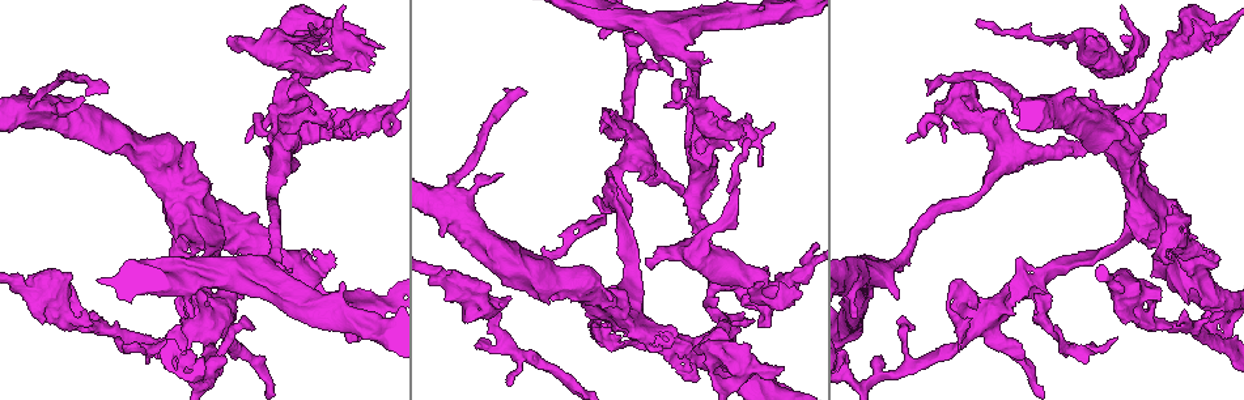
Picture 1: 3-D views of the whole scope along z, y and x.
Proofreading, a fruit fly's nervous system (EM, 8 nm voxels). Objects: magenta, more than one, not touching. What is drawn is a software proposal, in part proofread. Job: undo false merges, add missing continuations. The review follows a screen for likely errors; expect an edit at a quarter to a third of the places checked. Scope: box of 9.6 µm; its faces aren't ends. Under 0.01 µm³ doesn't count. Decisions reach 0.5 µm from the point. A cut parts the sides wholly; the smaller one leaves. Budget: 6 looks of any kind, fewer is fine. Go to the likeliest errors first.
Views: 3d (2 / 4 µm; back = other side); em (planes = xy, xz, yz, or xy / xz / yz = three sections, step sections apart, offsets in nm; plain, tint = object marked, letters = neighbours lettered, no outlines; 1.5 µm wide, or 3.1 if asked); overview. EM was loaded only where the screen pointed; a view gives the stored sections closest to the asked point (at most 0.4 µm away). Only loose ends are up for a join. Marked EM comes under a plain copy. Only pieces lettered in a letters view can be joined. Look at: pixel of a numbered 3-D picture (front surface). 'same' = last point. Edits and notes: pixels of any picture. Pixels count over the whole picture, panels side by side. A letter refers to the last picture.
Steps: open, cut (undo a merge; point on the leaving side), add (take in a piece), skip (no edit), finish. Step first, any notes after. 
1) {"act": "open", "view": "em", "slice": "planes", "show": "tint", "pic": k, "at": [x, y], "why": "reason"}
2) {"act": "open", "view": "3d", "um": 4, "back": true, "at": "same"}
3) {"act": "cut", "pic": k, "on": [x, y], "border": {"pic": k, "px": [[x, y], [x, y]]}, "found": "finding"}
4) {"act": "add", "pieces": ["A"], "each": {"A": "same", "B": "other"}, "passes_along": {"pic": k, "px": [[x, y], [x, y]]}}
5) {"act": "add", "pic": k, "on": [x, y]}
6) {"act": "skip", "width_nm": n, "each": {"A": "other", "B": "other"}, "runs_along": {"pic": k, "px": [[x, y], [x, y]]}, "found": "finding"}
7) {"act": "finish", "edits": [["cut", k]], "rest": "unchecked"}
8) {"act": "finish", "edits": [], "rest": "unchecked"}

{"act": "open", "view": "3d", "um": 2, "pic": 1, "at": [666, 104], "why": "free end"}

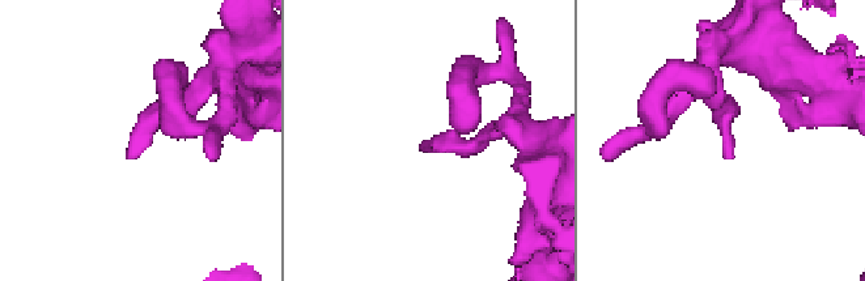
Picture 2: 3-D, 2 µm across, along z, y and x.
{"act": "open", "view": "em", "slice": "yz", "step": 8, "show": "tint", "pic": 2, "at": [132, 158]}

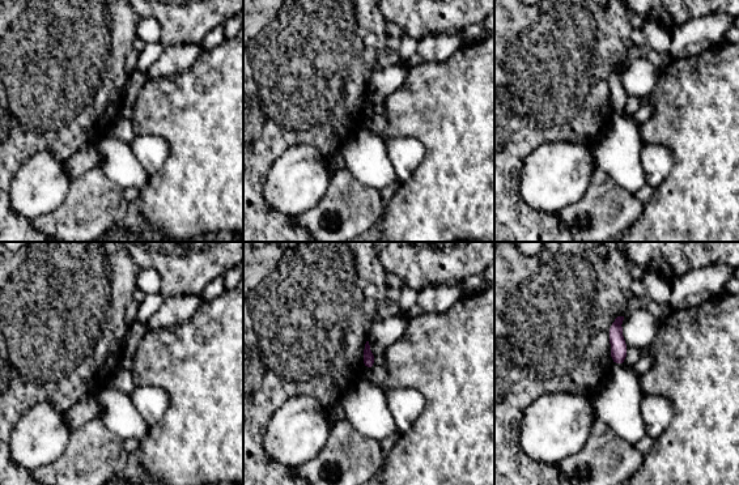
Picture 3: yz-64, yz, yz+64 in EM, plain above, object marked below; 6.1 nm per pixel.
{"act": "open", "view": "em", "slice": "planes", "show": "letters", "at": "same"}

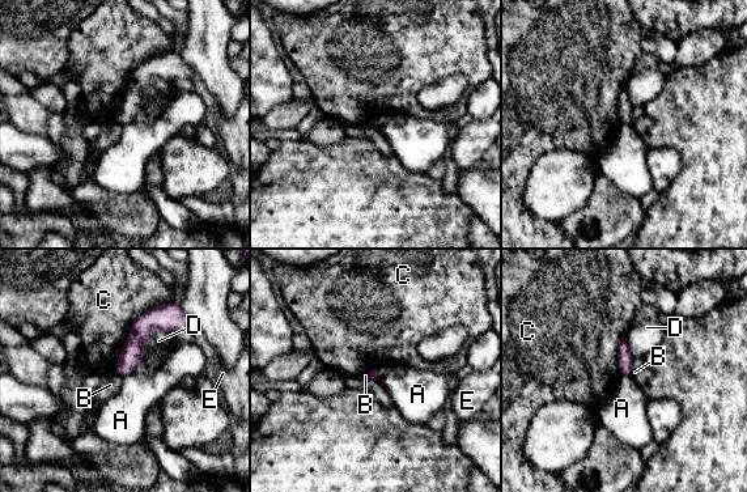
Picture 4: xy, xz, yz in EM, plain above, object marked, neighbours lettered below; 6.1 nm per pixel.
{"act": "skip", "each": {"A": "other", "B": "other", "C": "other", "D": "other", "E": "other"}, "border": {"pic": 4, "px": [[147, 355], [123, 377]]}, "found": "none of them fits"}

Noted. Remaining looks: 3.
{"act": "open", "view": "em", "slice": "planes", "show": "letters", "pic": 1, "at": [508, 382]}

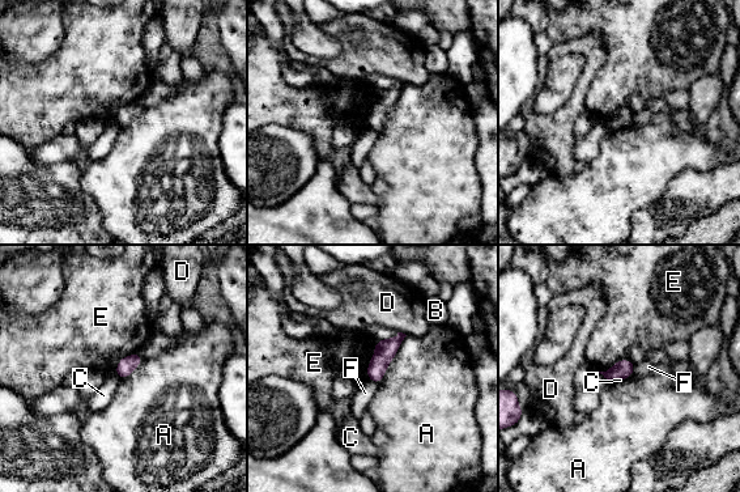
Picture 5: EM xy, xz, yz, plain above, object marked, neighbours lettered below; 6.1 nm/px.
{"act": "skip", "each": {"A": "other", "B": "other", "C": "other", "D": "other", "E": "other", "F": "other"}, "border": {"pic": 5, "px": [[405, 335], [377, 384]]}, "found": "none of them fits"}

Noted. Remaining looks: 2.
{"act": "open", "view": "em", "slice": "planes", "show": "tint", "pic": 1, "at": [949, 302], "why": "thick turns thin"}

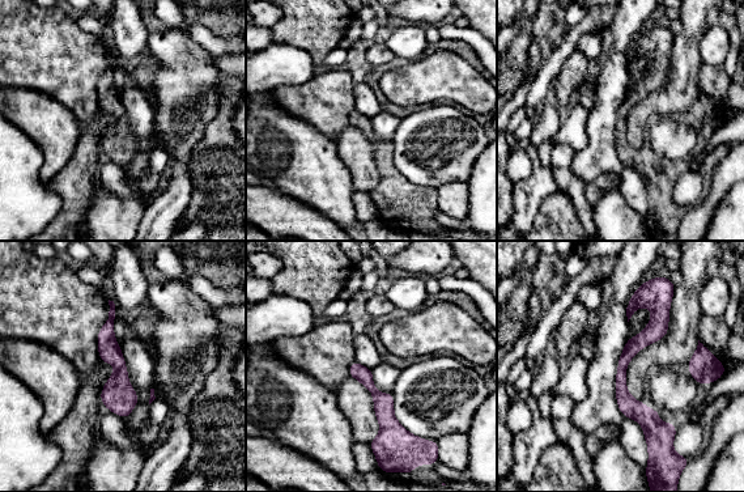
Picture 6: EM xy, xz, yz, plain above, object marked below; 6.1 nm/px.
{"act": "open", "view": "em", "slice": "planes", "show": "letters", "at": "same", "why": "what lies round it"}

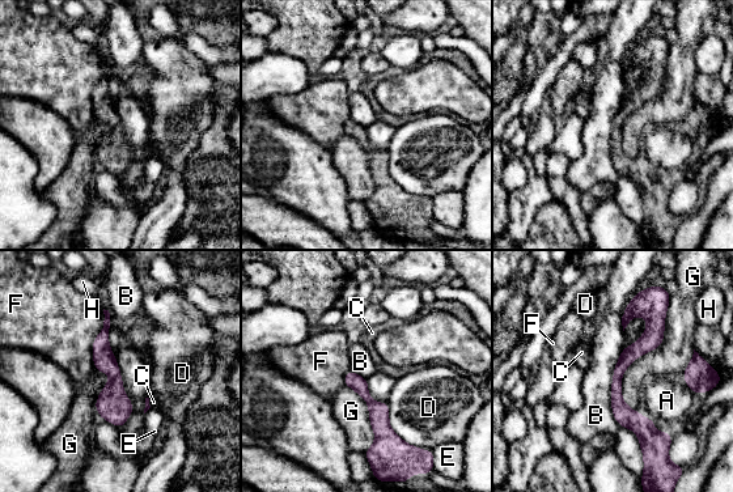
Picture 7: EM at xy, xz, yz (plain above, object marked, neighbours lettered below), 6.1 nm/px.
{"act": "skip", "width_nm": 90, "each": {"A": "other", "B": "other", "C": "other", "D": "other", "E": "other", "F": "other", "G": "other", "H": "other"}, "border": {"pic": 7, "px": [[669, 300], [632, 410]]}, "found": "continuous, no second cell"}

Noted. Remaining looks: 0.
{"act": "finish", "edits": [], "rest": "unchecked"}

